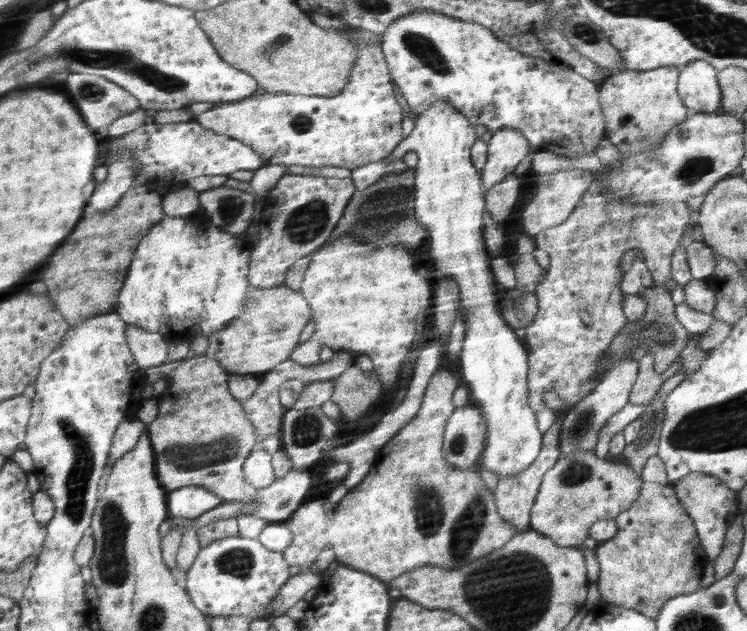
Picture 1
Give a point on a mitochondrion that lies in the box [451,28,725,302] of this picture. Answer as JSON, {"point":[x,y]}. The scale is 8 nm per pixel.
{"point":[694,169]}

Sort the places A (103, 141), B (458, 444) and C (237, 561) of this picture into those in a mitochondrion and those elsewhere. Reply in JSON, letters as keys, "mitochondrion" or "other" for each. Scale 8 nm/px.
{"A":"other","B":"mitochondrion","C":"mitochondrion"}

